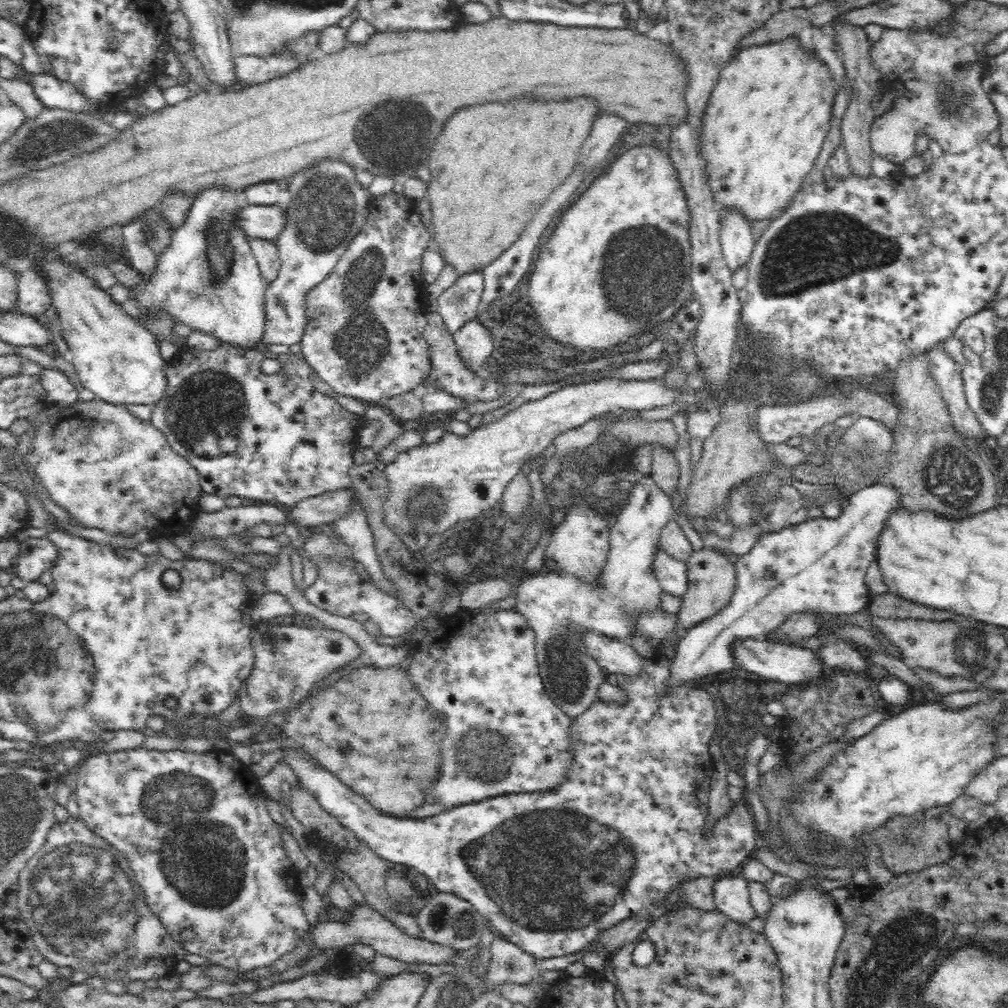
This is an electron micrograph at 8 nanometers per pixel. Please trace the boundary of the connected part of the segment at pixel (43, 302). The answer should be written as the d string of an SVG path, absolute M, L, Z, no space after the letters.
M19 270L15 310L28 317L40 316L51 307L47 287L38 274L31 270Z

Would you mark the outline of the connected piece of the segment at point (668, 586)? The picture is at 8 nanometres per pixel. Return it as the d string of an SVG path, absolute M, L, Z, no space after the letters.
M659 542L654 544L651 566L664 591L683 595L686 590L686 563L672 557Z

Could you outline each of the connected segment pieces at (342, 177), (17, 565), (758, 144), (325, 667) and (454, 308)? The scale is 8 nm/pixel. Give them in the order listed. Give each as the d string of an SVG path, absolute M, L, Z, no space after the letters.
M324 161L290 180L289 225L277 239L282 266L265 295L265 326L260 345L298 343L307 320L305 295L337 267L352 238L368 220L372 195L355 179L355 172L340 161Z
M46 537L26 539L20 544L20 551L11 567L11 572L19 576L24 583L38 580L40 575L50 569L57 551Z
M798 32L778 39L766 39L740 46L721 70L706 110L701 153L707 160L710 186L716 202L723 208L737 206L752 221L765 219L782 210L802 188L803 179L812 170L824 138L828 136L832 108L837 93L837 79L826 59L817 50L806 48Z
M258 622L253 628L253 645L255 650L255 665L247 682L247 691L241 697L241 710L247 718L255 721L265 721L274 714L286 714L296 709L308 695L313 686L325 676L332 674L336 669L358 658L364 650L360 643L347 634L345 630L330 626L302 626L302 625L275 625Z
M480 271L458 275L458 280L437 299L438 311L447 332L453 336L470 318L477 317L482 308L484 282Z

